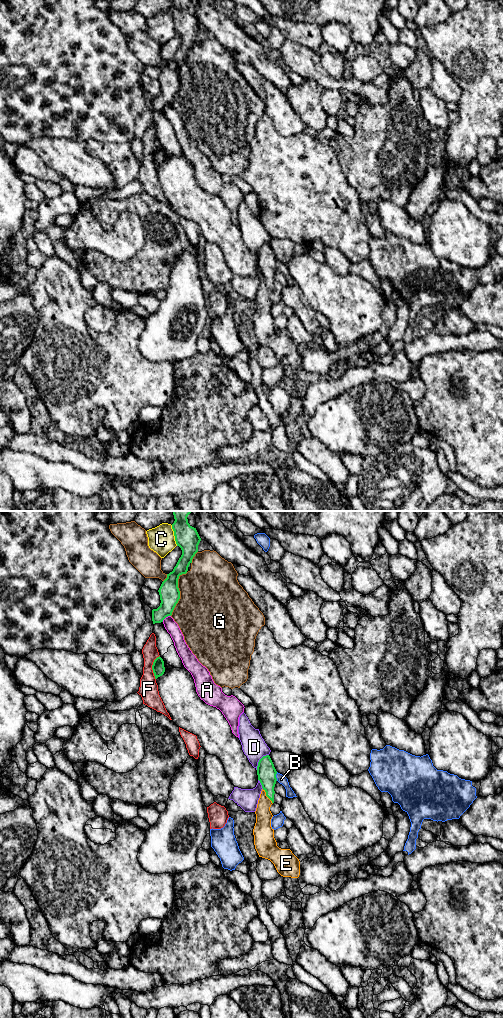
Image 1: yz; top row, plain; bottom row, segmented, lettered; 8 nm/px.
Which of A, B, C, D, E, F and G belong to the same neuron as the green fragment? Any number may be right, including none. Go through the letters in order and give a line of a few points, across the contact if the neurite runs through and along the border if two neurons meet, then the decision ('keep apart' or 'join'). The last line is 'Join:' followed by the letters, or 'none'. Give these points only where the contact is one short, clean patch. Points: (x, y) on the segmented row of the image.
A: keep apart
B: keep apart
C: keep apart
D: keep apart
E: yz (266, 772), (266, 795), (263, 814) | join
F: keep apart
G: keep apart
Join: E

